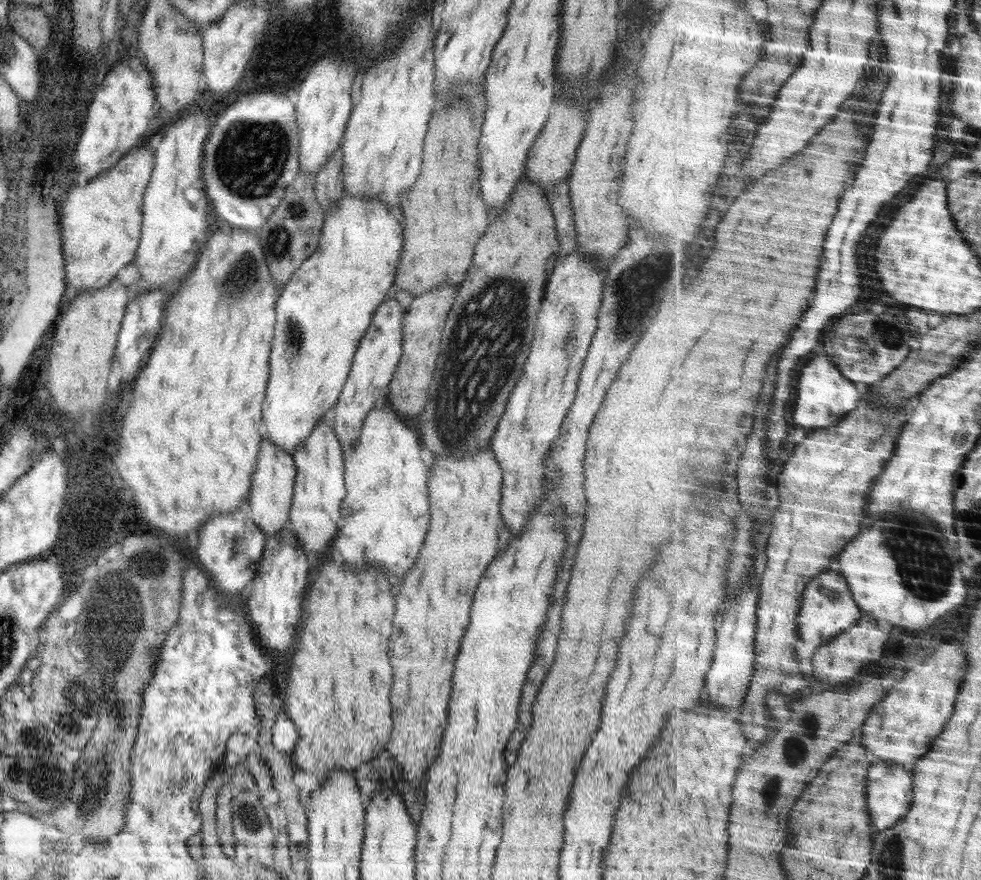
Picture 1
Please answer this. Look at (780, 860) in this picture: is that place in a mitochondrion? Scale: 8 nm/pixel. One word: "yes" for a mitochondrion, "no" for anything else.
no

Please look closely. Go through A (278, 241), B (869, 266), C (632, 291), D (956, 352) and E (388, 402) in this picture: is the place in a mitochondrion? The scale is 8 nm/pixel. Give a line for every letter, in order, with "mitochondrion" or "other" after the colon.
A: mitochondrion
B: other
C: mitochondrion
D: mitochondrion
E: other

